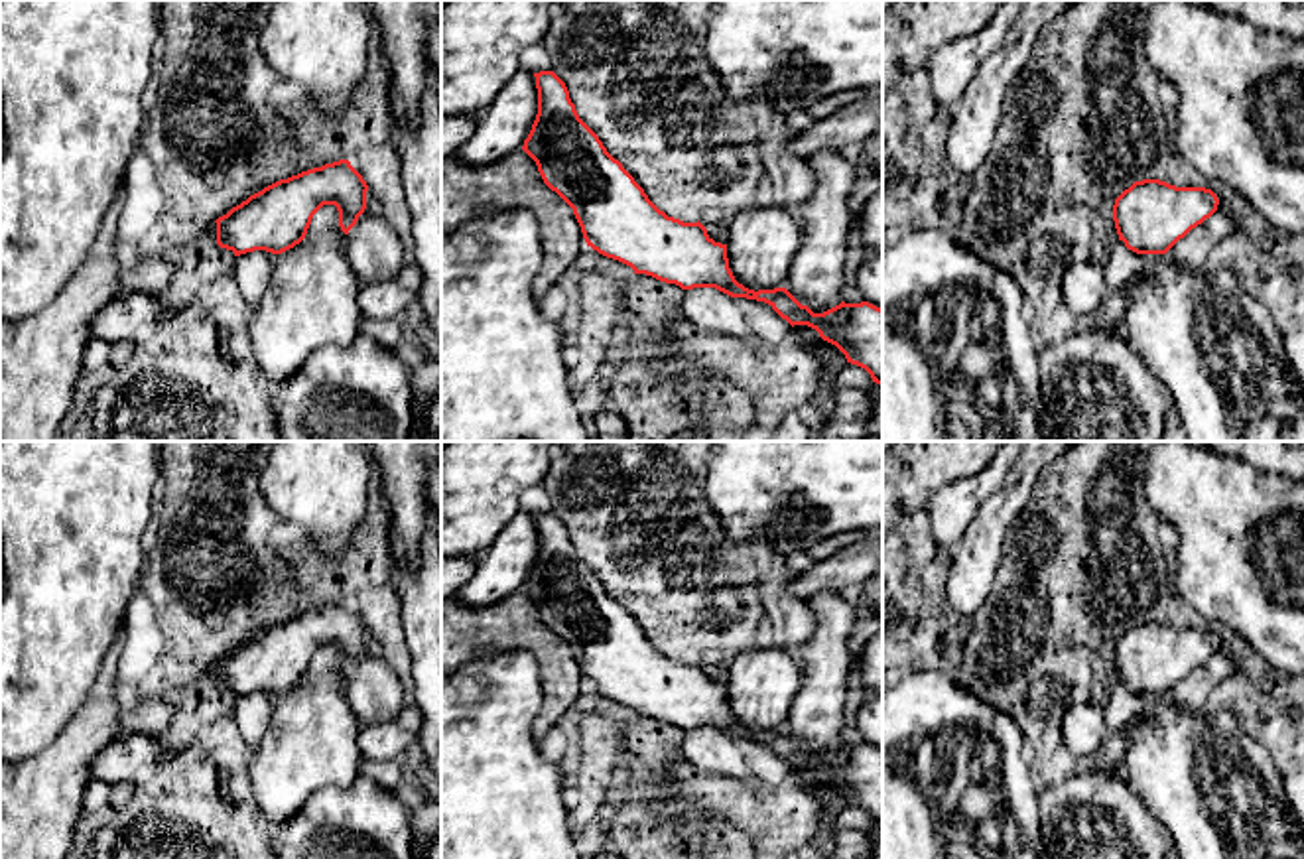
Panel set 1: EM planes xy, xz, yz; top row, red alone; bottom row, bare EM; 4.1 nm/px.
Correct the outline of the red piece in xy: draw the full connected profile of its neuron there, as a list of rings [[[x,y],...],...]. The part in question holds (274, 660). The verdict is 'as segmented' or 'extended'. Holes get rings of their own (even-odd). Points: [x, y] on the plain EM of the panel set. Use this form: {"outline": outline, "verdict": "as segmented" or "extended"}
{"outline": [[[349,601],[280,621],[232,648],[217,664],[217,686],[234,697],[266,692],[282,695],[299,686],[313,656],[335,646],[345,676],[366,650],[368,627]]], "verdict": "as segmented"}

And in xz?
{"outline": [[[540,512],[534,518],[538,556],[522,591],[536,603],[544,625],[573,650],[587,688],[630,707],[634,715],[646,715],[682,731],[715,729],[731,739],[764,743],[792,768],[808,766],[815,770],[823,782],[845,796],[847,804],[865,810],[873,824],[882,826],[880,749],[869,743],[841,743],[823,755],[814,755],[786,729],[758,733],[745,729],[729,709],[727,686],[715,684],[699,662],[684,664],[660,652],[622,605],[607,593],[599,577],[579,560],[565,524],[554,512]]], "verdict": "as segmented"}

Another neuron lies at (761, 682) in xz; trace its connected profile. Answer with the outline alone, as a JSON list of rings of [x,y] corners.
[[[752,646],[729,660],[729,709],[749,731],[784,729],[800,686],[802,664],[782,648]]]

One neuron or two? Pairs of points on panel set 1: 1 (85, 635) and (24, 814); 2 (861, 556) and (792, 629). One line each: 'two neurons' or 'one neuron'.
1: two neurons
2: two neurons

